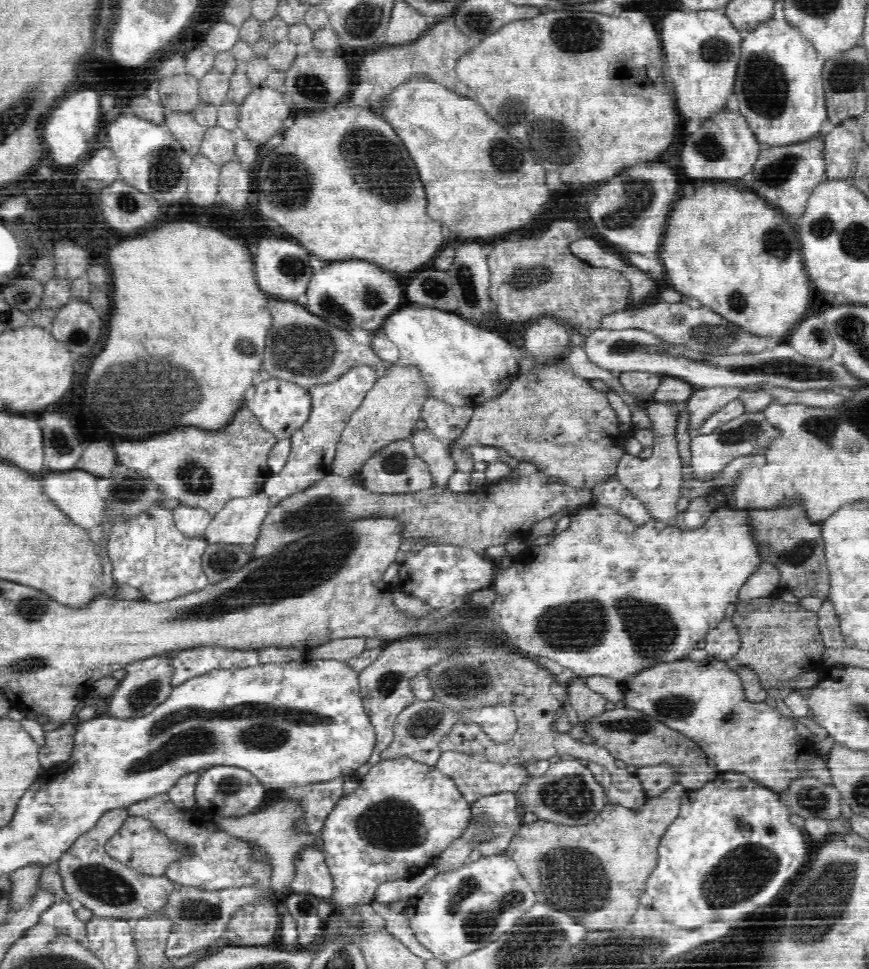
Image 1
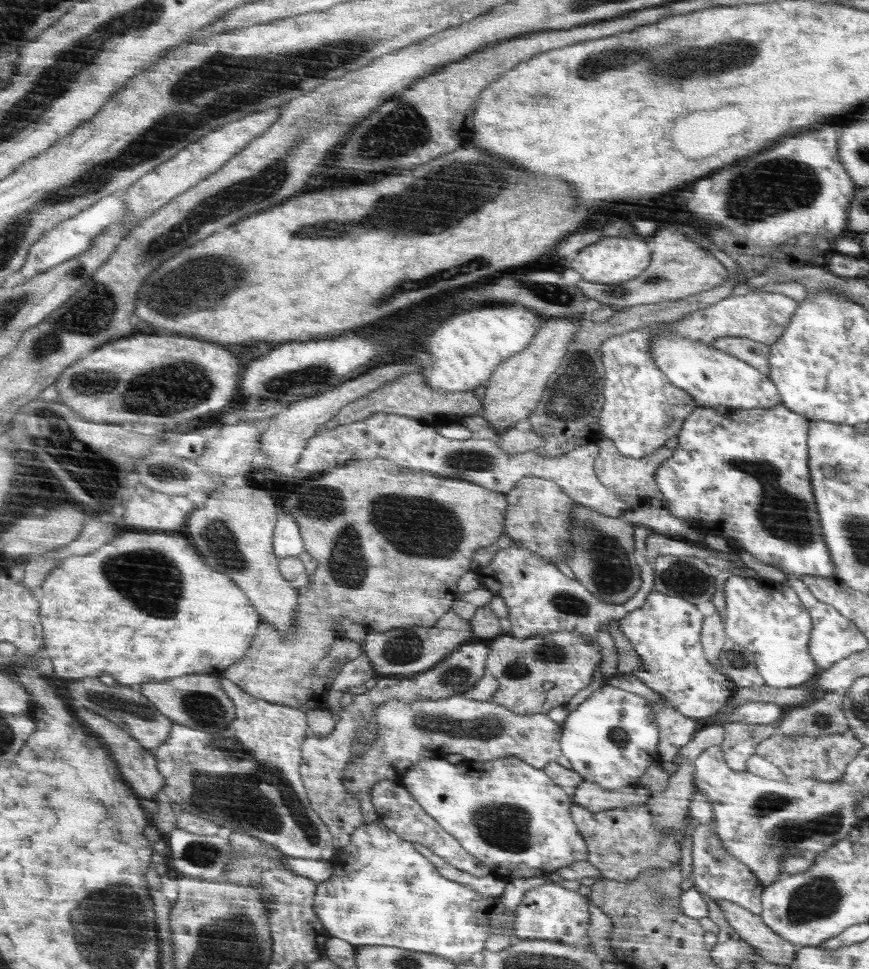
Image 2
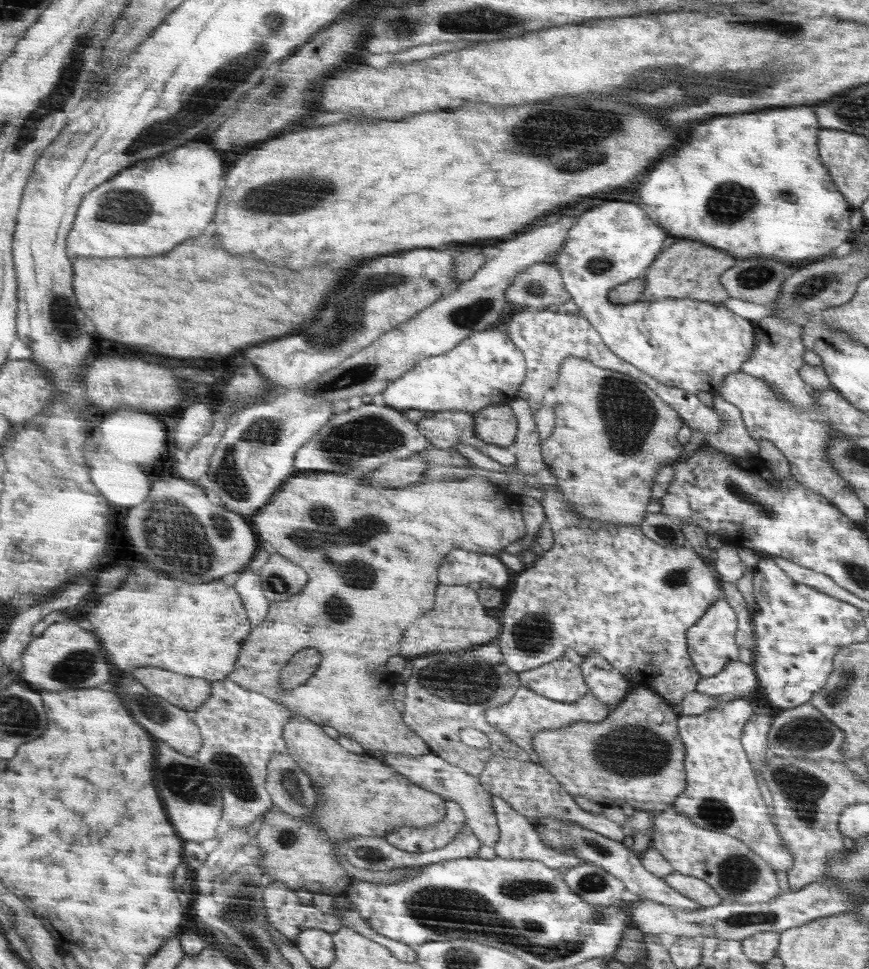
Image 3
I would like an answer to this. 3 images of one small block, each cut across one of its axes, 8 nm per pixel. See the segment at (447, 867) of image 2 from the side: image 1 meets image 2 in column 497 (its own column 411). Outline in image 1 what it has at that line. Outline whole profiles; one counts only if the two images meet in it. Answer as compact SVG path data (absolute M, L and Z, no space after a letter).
M432 866L424 869L424 872L418 874L418 876L387 881L386 883L380 884L380 887L377 888L374 901L388 907L396 902L409 900L436 876L436 870Z

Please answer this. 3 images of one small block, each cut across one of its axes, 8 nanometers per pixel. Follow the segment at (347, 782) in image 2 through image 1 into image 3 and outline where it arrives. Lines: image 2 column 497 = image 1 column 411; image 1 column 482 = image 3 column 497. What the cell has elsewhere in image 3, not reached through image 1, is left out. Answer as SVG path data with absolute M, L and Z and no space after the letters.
M520 686L510 702L500 707L489 708L485 712L485 719L496 730L503 732L516 746L522 747L522 750L529 754L533 763L537 763L538 755L533 749L533 738L537 732L549 731L553 728L566 728L569 724L578 722L602 722L613 709L592 694L584 695L573 703L563 703L562 701L550 700L528 687Z

